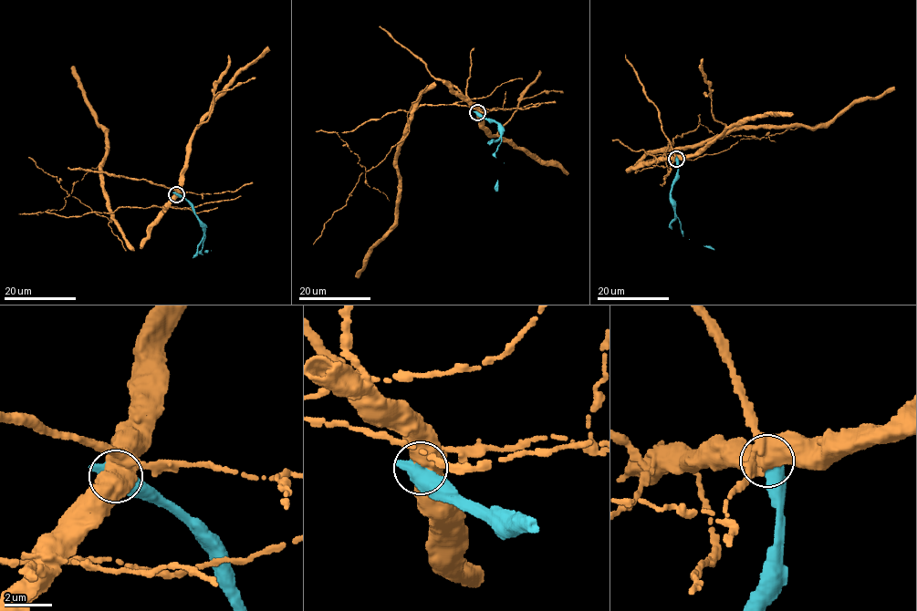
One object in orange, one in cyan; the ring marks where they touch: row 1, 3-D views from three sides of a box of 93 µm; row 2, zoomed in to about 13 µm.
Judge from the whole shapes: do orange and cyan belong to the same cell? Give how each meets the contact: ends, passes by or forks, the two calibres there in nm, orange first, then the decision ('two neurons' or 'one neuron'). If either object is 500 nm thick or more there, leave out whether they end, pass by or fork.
480/650 nm | two neurons

